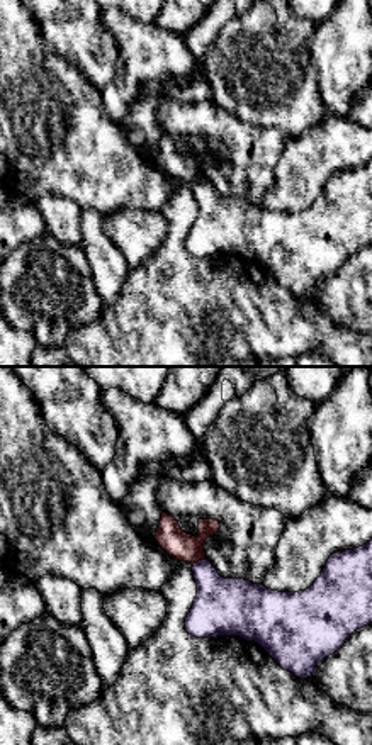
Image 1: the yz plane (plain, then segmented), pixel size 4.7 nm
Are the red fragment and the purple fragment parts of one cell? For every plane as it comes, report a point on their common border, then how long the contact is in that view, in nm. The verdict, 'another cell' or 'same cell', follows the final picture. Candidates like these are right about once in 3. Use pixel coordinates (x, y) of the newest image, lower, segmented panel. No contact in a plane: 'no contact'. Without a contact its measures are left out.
(199, 559) | 80 nm

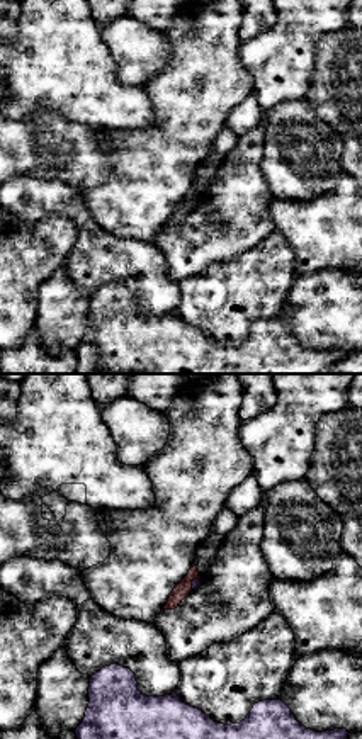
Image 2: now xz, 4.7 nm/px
(192, 580) | 80 nm

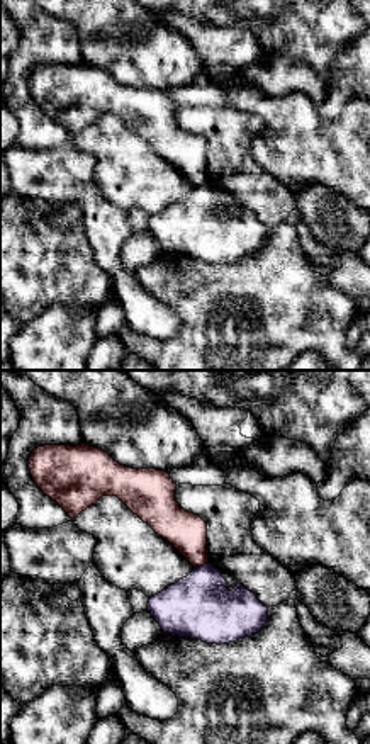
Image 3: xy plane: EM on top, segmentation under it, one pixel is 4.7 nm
(202, 564) | 80 nm

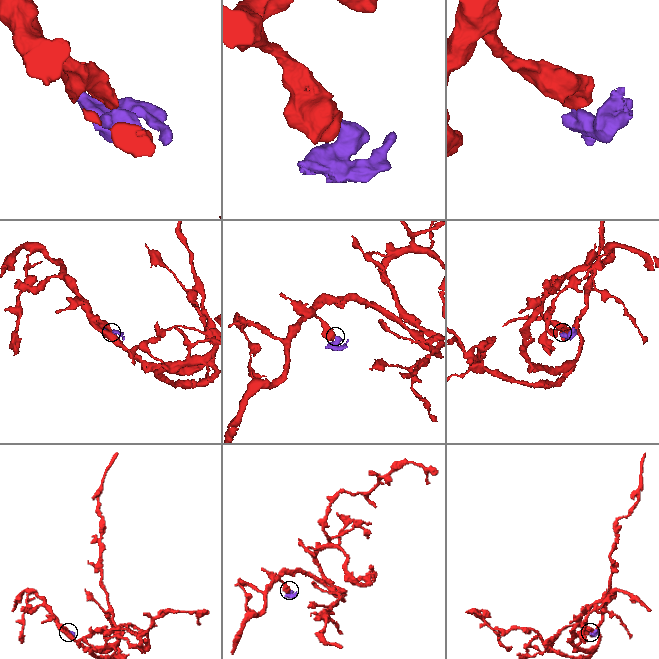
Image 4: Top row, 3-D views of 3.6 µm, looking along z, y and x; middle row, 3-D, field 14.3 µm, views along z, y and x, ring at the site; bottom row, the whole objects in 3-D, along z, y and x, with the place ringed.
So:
another cell

